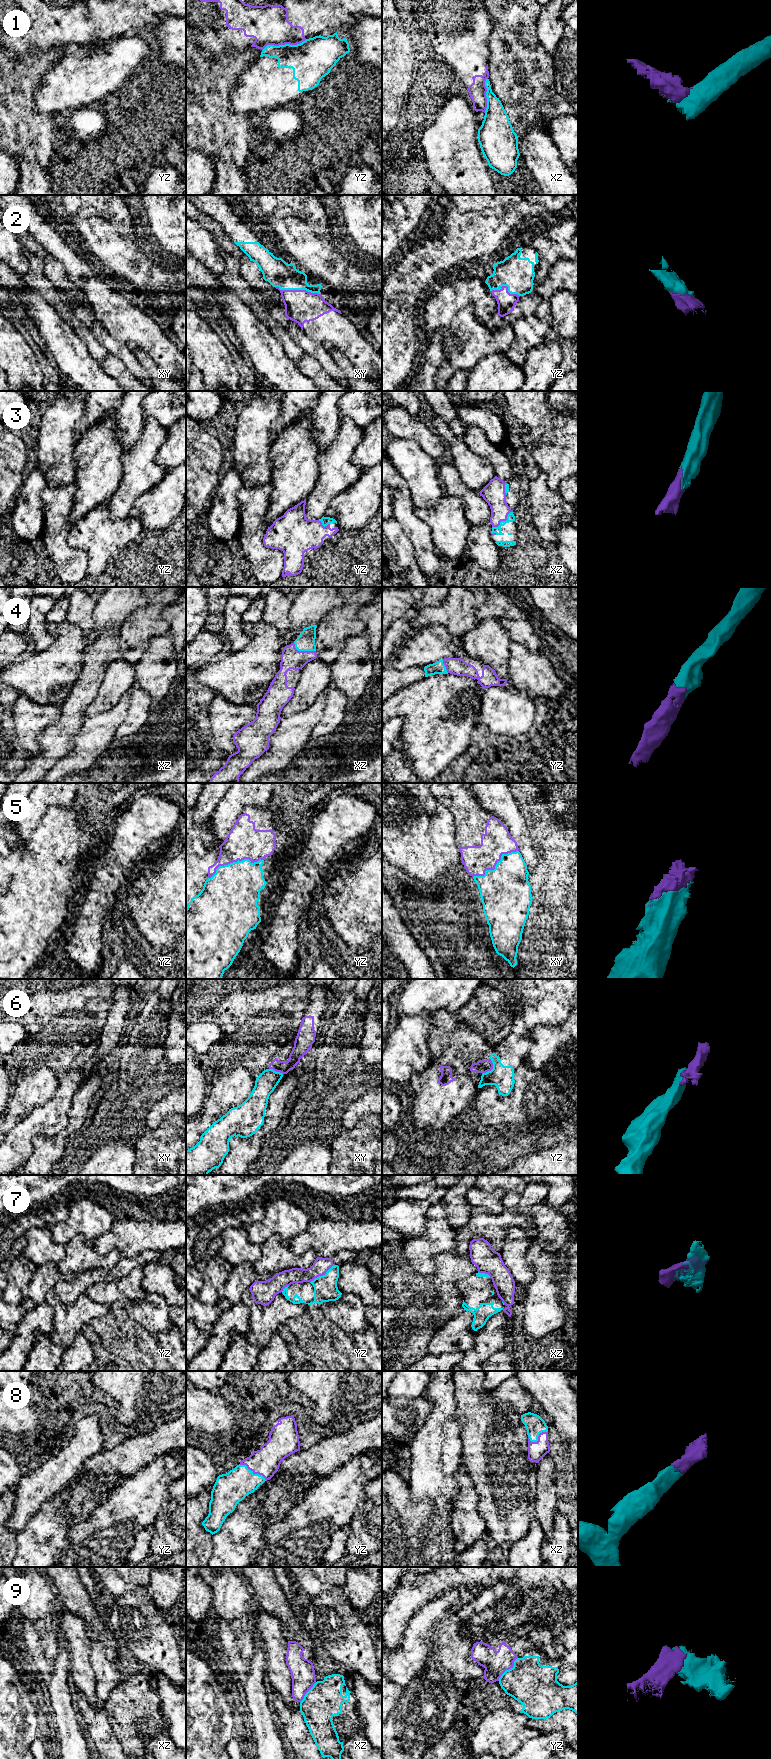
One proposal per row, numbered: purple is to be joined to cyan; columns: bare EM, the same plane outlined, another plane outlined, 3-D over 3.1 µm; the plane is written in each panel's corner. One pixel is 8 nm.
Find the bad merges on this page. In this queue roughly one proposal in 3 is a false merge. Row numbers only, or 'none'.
1, 6, 7, 9

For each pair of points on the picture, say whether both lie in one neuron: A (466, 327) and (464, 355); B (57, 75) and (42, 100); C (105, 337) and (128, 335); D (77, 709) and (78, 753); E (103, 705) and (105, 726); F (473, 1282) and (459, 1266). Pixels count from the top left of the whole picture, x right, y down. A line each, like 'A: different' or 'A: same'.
A: same
B: same
C: different
D: different
E: different
F: different

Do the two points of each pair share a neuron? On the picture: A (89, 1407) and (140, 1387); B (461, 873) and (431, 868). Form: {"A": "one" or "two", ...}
{"A": "one", "B": "two"}

